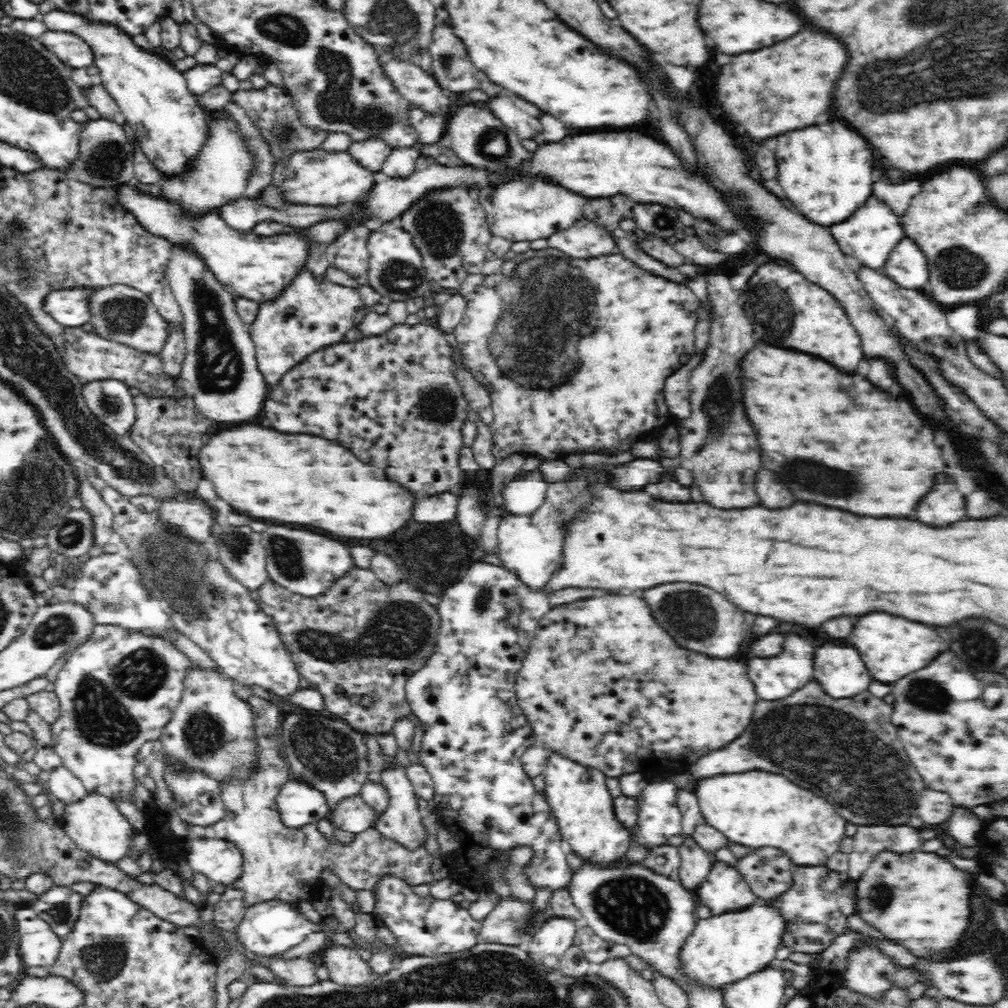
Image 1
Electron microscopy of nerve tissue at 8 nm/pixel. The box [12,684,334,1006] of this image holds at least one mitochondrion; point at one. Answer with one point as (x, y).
(104, 959)

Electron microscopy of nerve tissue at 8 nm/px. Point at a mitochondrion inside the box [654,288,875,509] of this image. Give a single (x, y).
(840, 484)

